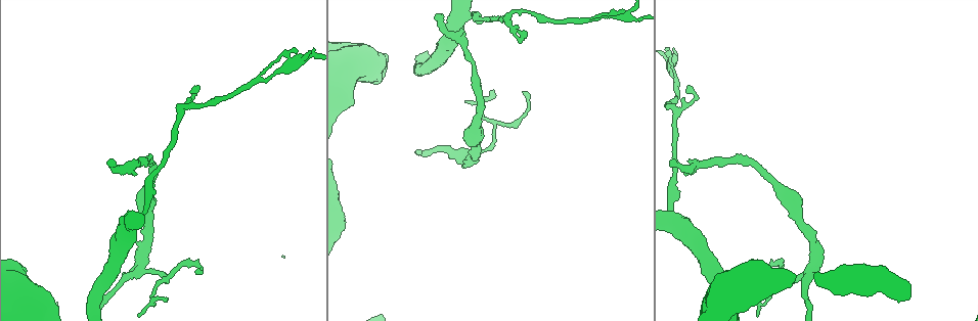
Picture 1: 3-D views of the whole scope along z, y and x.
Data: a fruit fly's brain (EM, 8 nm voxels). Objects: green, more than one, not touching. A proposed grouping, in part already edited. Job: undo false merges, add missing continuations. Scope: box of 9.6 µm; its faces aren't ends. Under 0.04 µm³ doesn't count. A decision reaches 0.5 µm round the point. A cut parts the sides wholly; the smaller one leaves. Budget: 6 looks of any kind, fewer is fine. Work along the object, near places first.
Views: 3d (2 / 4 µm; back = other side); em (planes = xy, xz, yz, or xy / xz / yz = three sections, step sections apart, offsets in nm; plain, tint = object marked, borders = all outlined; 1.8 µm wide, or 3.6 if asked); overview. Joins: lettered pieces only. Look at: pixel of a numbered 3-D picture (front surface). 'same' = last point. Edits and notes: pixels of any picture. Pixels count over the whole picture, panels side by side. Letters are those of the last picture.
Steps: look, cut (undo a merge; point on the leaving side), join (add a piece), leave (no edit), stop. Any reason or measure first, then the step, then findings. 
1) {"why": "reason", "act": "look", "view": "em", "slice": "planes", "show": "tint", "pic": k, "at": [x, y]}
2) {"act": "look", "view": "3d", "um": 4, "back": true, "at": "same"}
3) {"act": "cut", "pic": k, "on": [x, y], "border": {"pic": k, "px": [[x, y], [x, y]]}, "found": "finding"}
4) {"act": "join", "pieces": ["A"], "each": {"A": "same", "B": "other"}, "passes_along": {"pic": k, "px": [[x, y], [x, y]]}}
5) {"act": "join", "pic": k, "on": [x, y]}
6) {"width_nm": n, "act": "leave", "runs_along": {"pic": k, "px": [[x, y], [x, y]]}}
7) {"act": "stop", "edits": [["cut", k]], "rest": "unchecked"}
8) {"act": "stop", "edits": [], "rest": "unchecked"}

{"why": "branch stops here", "act": "look", "view": "em", "slice": "planes", "show": "tint", "pic": 1, "at": [191, 92]}

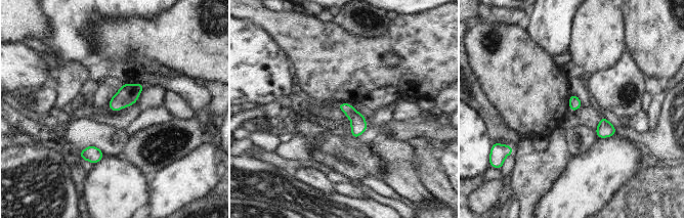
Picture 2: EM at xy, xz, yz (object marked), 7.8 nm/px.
{"act": "look", "view": "em", "slice": "planes", "show": "borders", "at": "same"}

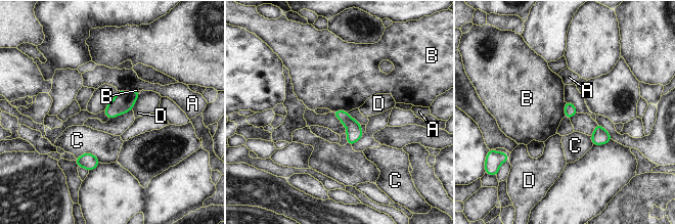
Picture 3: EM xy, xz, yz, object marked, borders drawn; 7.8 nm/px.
{"act": "leave", "each": {"A": "other", "B": "other", "C": "other", "D": "other"}, "border": {"pic": 3, "px": [[347, 110], [332, 112]]}, "found": "no lettered piece goes on from it"}

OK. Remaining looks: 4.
{"act": "look", "view": "3d", "um": 4, "pic": 1, "at": [302, 59]}

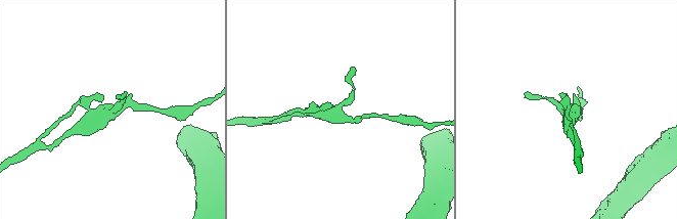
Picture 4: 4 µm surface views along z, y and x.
{"act": "look", "view": "em", "um": 3.6, "slice": "xz", "step": 16, "show": "tint", "pic": 4, "at": [339, 115]}

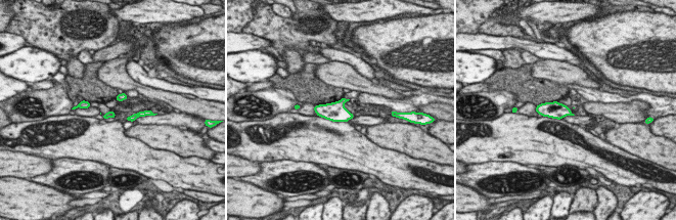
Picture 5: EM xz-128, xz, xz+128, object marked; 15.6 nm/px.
{"why": "cut it another way", "act": "look", "view": "em", "um": 3.6, "slice": "planes", "show": "borders", "at": "same"}

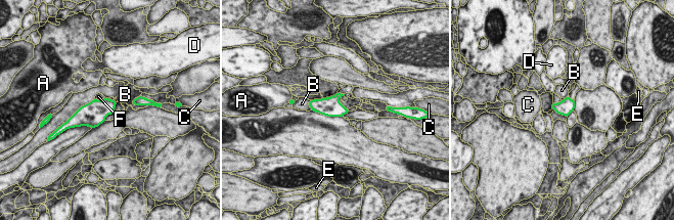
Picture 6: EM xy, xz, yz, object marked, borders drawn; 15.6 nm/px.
{"longest_contact_nm": ["B", 460], "act": "leave", "each": {"A": "other", "B": "other", "C": "other", "D": "other", "E": "other", "F": "other"}, "border": {"pic": 6, "px": [[104, 97], [95, 99]]}, "found": "continuous, no second neuron"}

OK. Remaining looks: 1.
{"act": "stop", "edits": [], "rest": "unchecked"}

